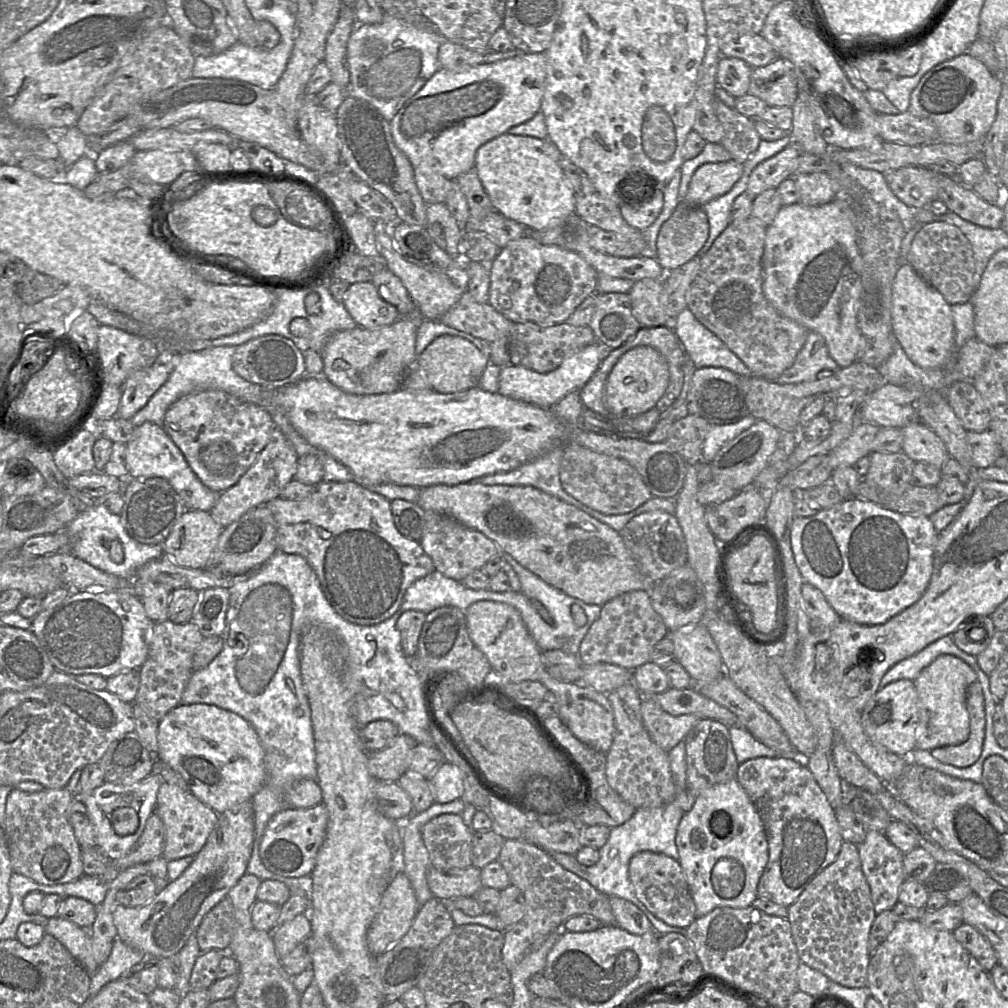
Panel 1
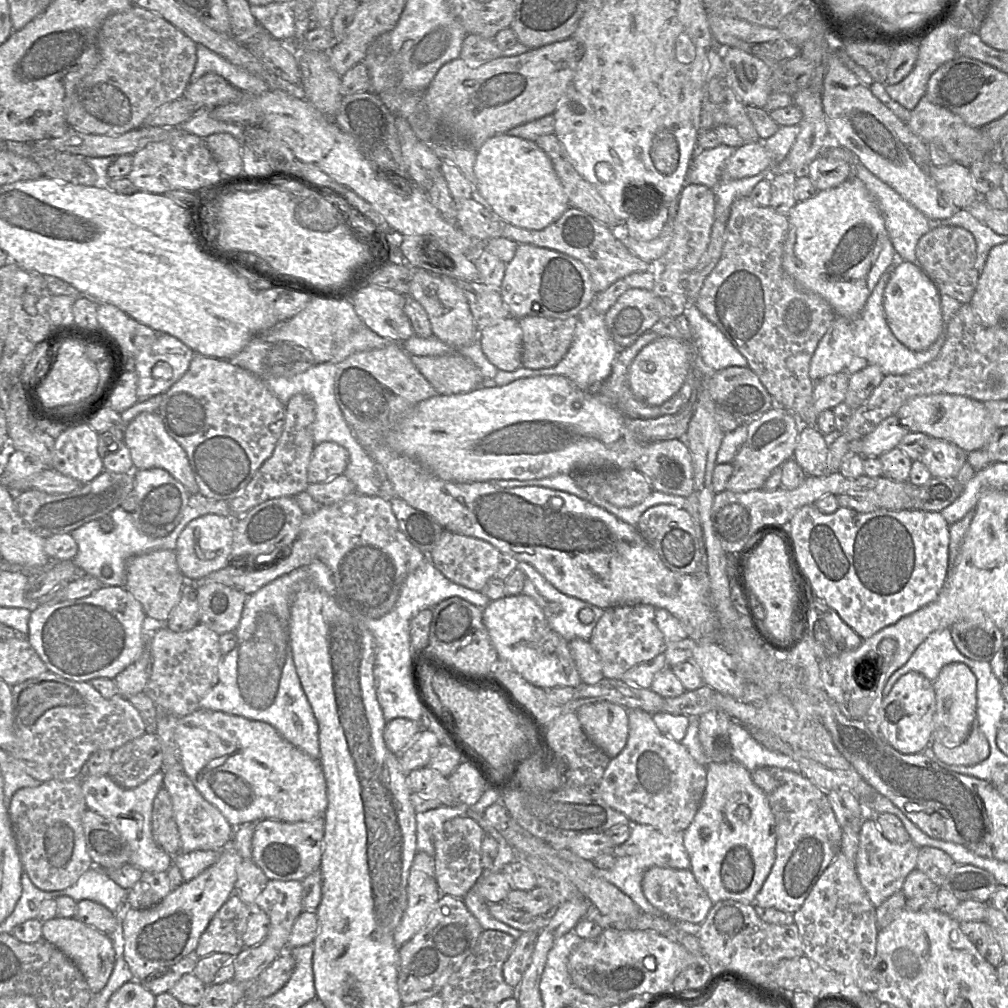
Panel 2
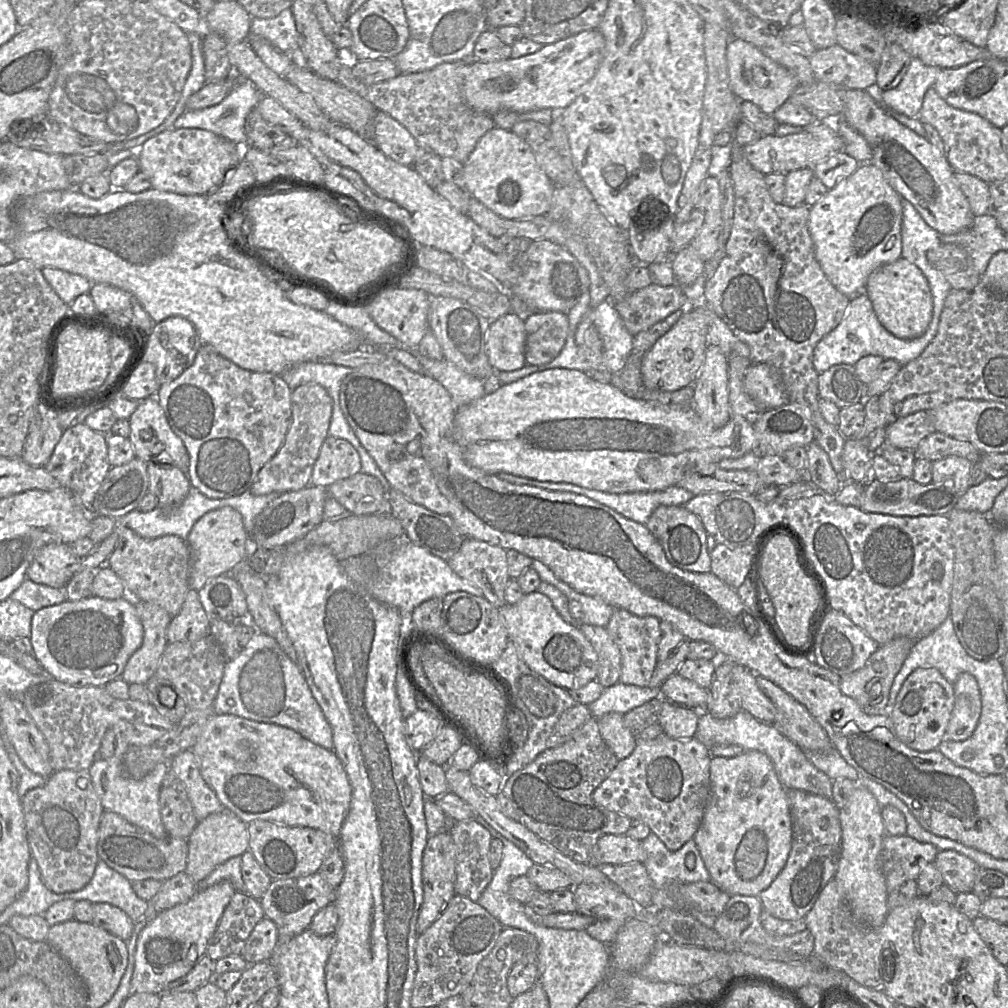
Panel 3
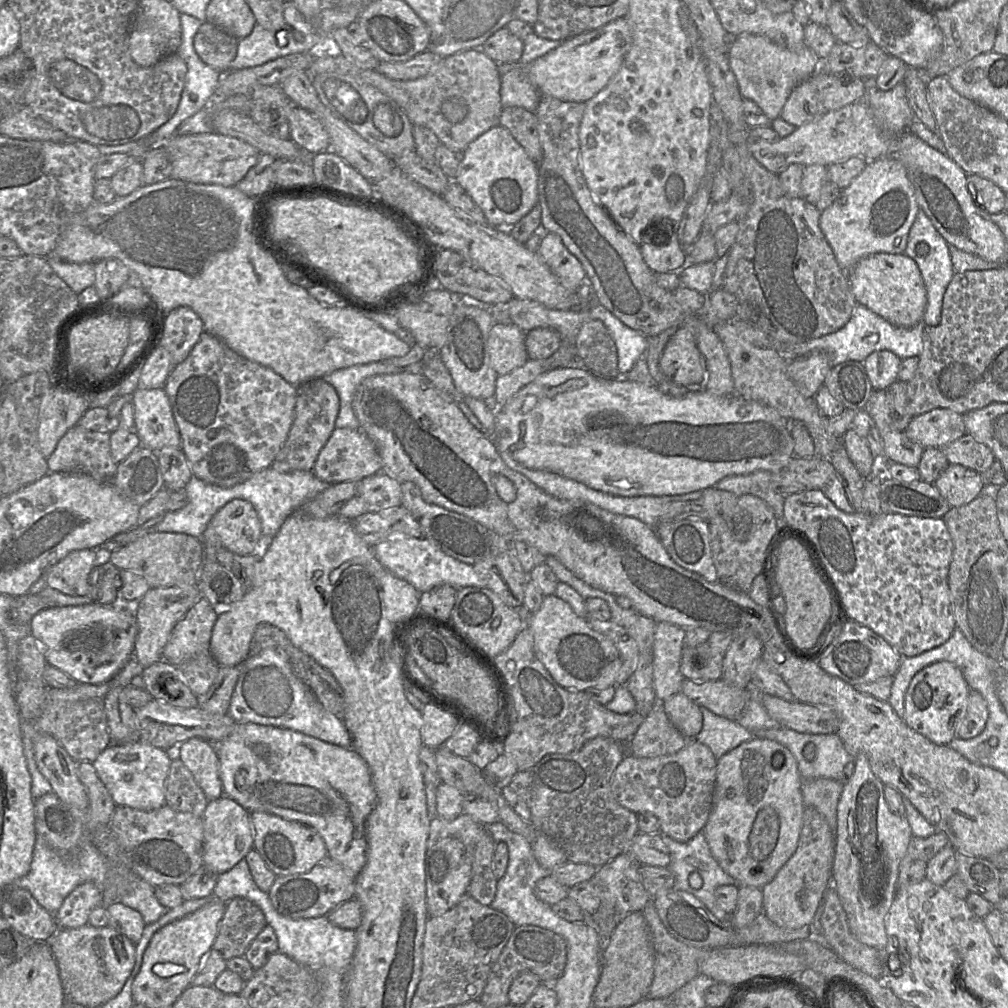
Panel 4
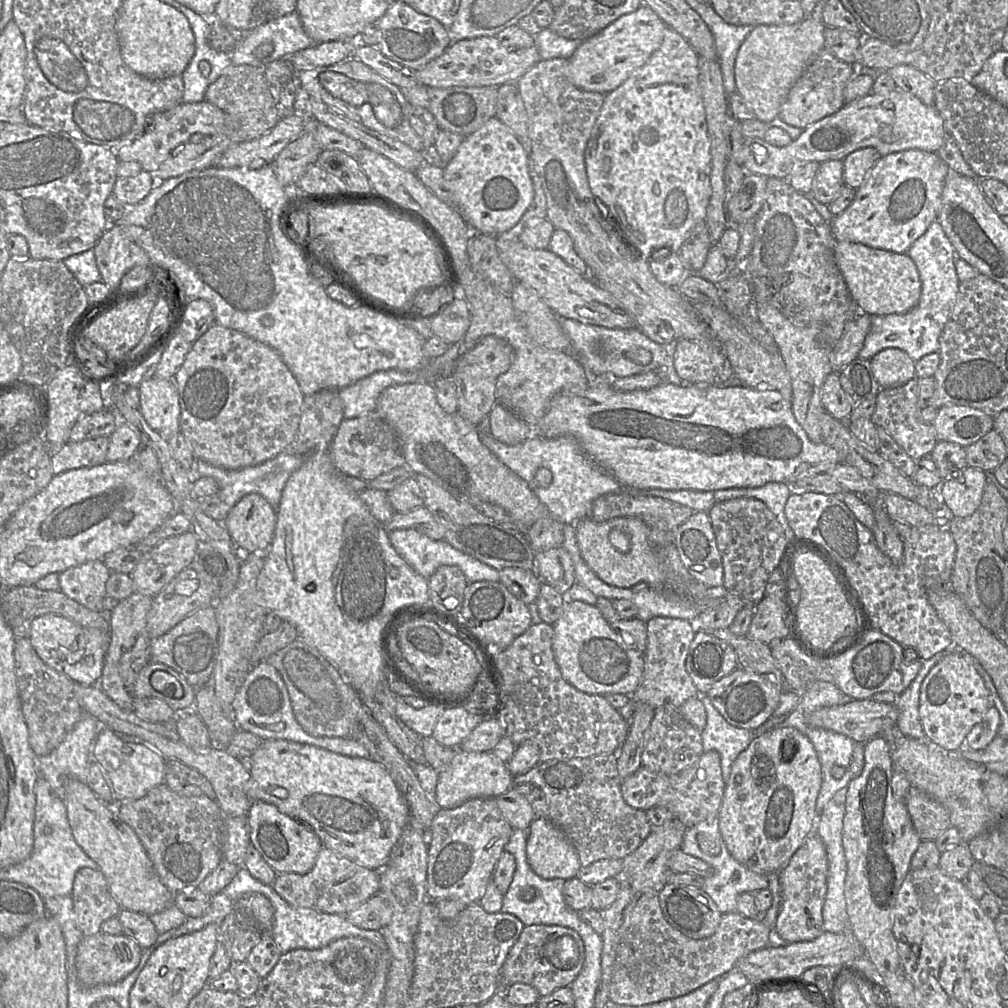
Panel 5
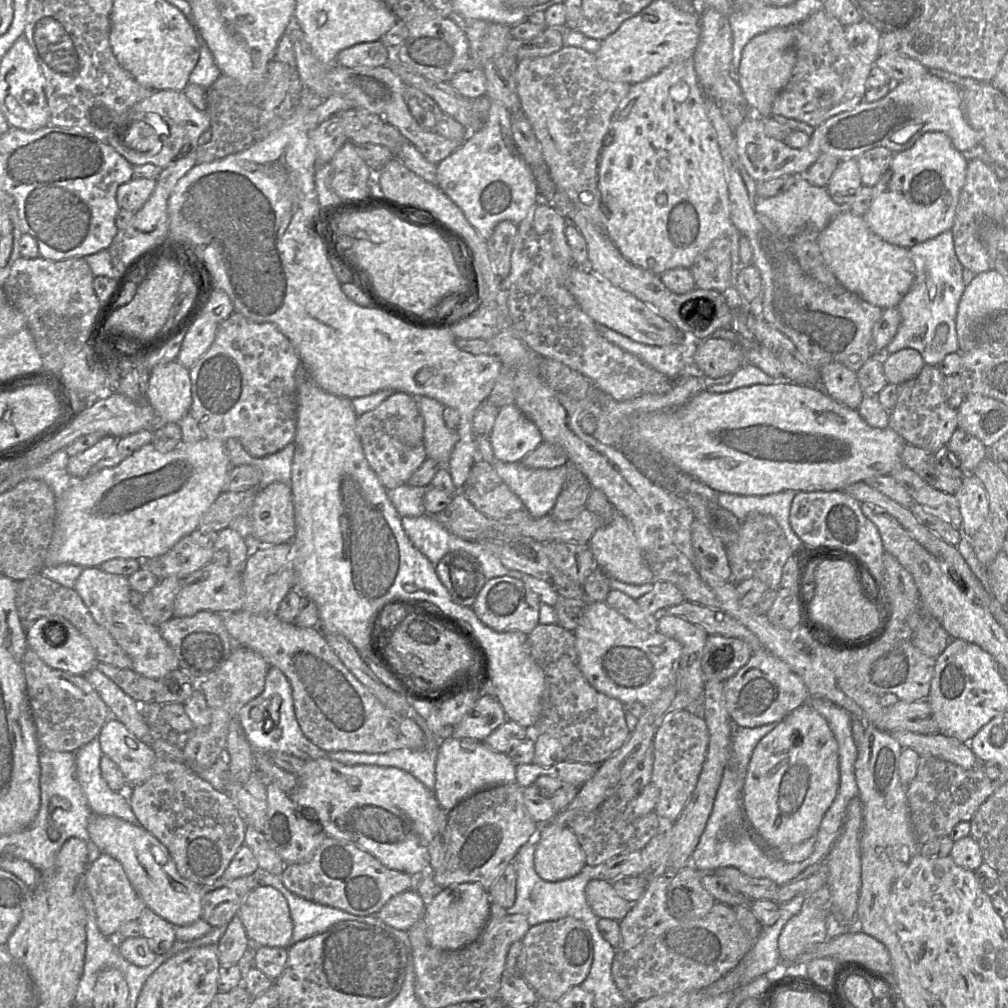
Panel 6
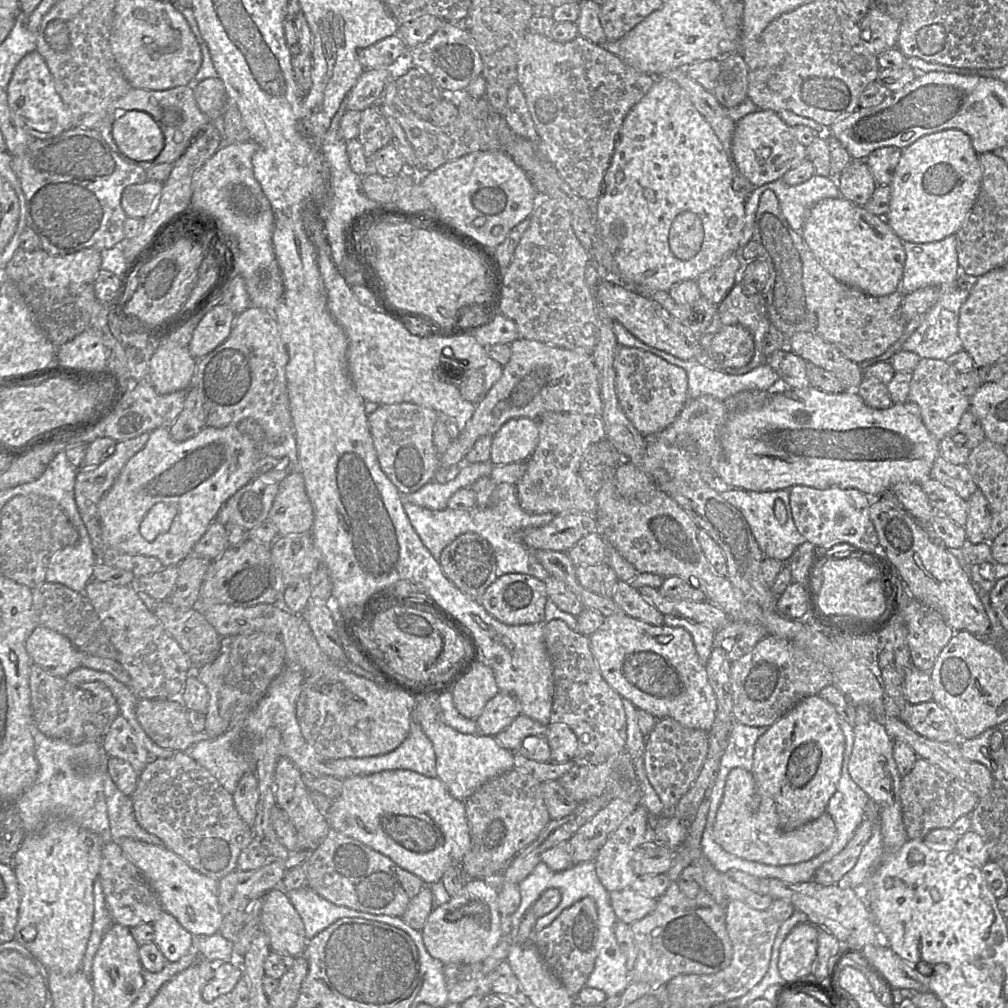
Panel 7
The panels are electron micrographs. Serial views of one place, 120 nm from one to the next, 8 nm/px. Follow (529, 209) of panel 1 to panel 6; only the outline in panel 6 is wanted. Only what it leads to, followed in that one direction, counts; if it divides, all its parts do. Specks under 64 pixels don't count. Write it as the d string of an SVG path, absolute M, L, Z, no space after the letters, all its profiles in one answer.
M491 101L485 125L475 133L467 134L462 144L437 165L437 180L438 187L462 210L469 223L486 241L502 221L510 221L518 226L527 216L528 210L538 202L534 175L520 155L513 138L511 114L496 101Z

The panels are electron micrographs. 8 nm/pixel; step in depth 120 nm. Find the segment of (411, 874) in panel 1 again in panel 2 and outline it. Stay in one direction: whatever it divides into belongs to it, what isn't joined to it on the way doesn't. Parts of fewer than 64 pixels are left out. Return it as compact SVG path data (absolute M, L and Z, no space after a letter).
M459 803L454 806L442 805L438 808L416 813L417 851L423 851L430 856L434 856L434 828L449 819L463 815L468 809L468 805Z

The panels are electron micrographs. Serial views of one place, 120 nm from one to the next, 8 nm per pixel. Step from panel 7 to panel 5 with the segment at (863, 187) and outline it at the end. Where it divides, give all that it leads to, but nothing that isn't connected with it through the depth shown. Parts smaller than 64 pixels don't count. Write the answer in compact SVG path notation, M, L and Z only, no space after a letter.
M823 161L819 163L810 194L819 202L828 205L839 196L844 185L843 161Z

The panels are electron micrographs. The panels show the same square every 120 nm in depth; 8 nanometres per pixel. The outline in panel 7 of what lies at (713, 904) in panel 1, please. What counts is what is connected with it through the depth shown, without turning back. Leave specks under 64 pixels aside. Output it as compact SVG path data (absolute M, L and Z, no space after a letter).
M819 694L800 700L758 738L752 775L762 797L773 800L780 826L795 830L826 812L841 778L845 736L835 707Z

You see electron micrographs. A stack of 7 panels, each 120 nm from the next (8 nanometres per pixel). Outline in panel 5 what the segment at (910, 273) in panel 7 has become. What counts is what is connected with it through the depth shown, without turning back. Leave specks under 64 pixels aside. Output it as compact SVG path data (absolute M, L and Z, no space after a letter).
M937 220L929 225L906 253L915 263L921 280L919 302L903 314L871 315L870 329L857 358L870 360L884 349L898 348L917 361L927 354L939 351L939 337L950 318L960 283L955 268L957 254Z

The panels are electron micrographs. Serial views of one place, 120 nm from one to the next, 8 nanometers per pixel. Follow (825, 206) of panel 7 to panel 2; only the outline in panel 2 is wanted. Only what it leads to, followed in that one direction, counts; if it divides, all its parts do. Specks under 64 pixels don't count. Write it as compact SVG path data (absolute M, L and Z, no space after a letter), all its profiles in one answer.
M903 261L892 271L884 290L884 312L895 337L910 350L926 350L939 337L943 326L940 297L932 280L915 264Z

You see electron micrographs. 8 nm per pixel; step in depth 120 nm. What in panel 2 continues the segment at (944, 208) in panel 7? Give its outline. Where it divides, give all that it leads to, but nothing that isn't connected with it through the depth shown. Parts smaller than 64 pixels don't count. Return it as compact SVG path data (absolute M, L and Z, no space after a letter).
M851 176L837 187L797 202L787 218L784 271L800 288L824 298L836 316L858 316L896 254L880 210L864 183Z

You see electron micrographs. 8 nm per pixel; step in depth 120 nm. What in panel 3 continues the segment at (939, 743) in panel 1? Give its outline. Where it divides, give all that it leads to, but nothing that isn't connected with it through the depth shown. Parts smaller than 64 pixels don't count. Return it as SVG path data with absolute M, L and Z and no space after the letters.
M962 673L953 683L954 707L946 728L945 739L964 741L975 731L981 710L982 701L977 680L970 673Z

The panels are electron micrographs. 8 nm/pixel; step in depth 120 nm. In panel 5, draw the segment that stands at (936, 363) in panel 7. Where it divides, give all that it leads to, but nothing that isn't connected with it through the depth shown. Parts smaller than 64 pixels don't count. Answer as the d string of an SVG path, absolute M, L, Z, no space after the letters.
M915 376L902 385L880 389L876 394L876 406L870 417L875 425L883 427L914 460L929 455L939 442L933 424L921 416L924 409L919 406L921 379Z

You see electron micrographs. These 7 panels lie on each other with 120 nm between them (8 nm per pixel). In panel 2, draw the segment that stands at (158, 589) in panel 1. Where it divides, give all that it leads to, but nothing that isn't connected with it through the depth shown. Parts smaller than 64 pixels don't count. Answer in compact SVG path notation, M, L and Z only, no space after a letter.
M156 550L131 558L126 567L125 588L142 605L147 619L155 625L166 623L187 583L176 559L175 550Z

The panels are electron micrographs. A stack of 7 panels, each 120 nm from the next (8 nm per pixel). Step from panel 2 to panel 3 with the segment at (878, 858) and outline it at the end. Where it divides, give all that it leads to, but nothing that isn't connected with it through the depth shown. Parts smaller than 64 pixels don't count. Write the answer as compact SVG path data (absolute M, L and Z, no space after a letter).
M886 834L882 841L880 866L888 893L908 880L916 880L920 871L932 863L939 849L907 836Z

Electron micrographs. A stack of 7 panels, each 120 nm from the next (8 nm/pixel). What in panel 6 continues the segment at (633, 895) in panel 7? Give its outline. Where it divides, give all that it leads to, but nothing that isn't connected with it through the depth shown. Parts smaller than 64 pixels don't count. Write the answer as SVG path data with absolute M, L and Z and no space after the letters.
M591 880L585 888L587 902L598 918L621 921L630 911L630 903L616 893L612 882Z

